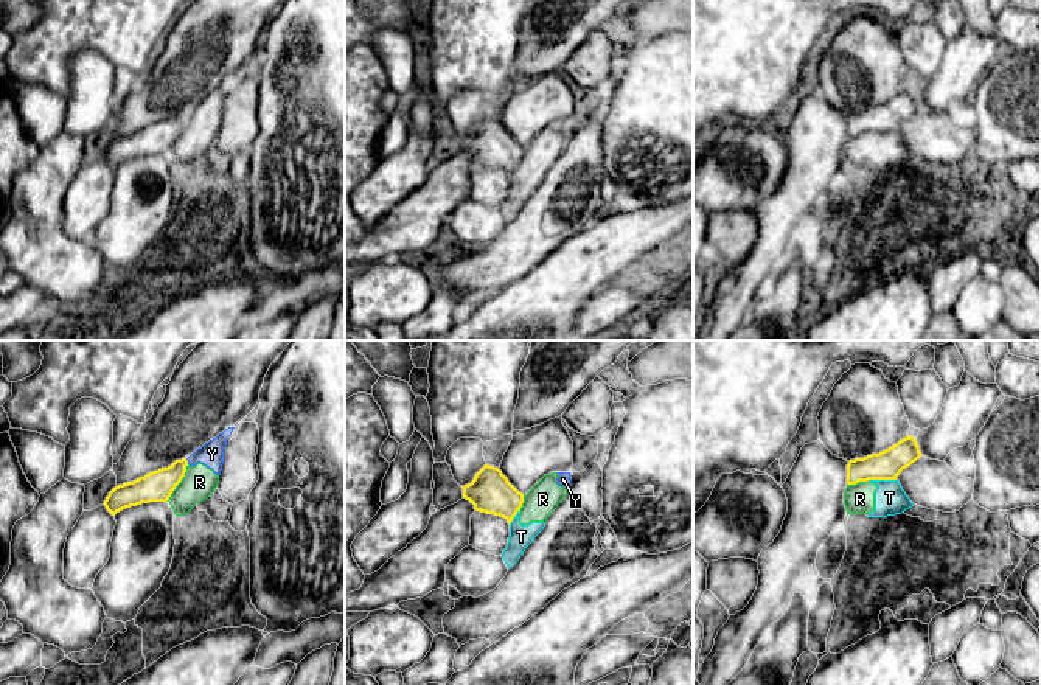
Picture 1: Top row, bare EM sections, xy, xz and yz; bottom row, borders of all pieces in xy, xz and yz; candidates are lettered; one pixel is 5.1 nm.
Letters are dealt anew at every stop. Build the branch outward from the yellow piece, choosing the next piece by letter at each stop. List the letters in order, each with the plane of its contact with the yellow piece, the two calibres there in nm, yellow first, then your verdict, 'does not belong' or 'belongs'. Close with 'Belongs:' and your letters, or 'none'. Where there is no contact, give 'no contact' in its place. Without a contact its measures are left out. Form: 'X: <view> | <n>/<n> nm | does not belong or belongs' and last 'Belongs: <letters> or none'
R: xy | 160/170 nm | does not belong
T: yz | 160/160 nm | does not belong
Y: xy | 160/130 nm | does not belong
Belongs: none

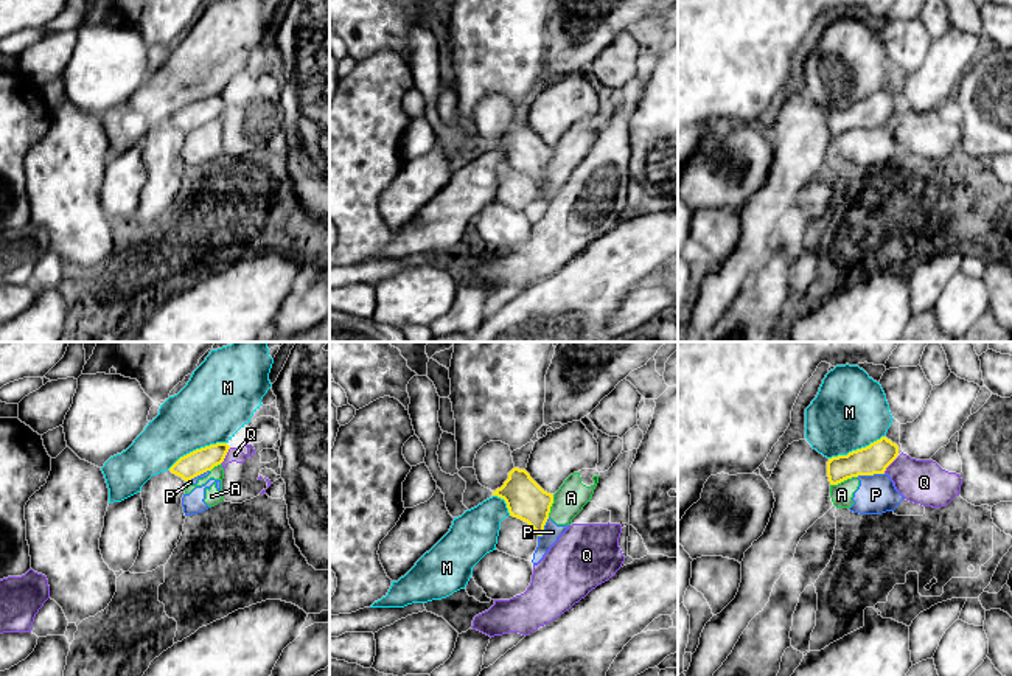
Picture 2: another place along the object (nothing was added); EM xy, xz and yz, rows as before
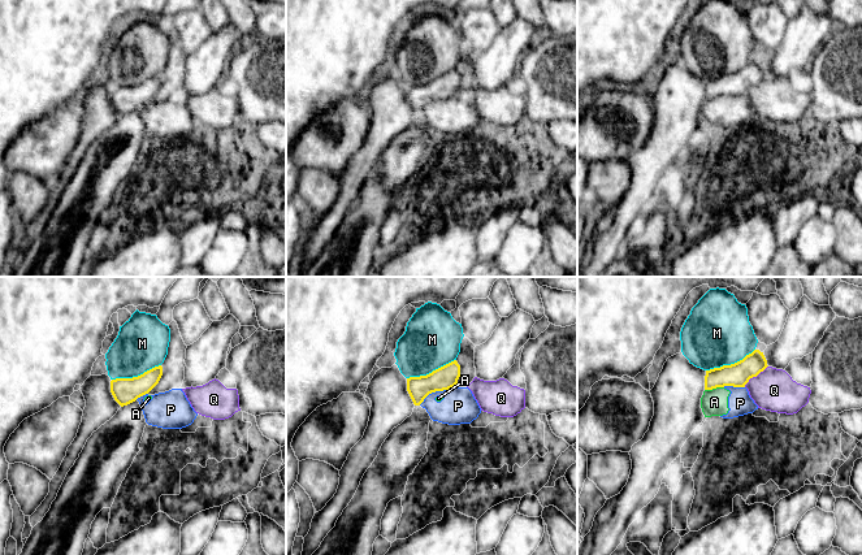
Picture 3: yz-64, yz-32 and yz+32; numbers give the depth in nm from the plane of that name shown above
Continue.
A: xz | 200/160 nm | does not belong
M: xy | 130/360 nm | does not belong
P: yz | 160/200 nm | does not belong
Q: xy | 130/80 nm | does not belong
Belongs: none

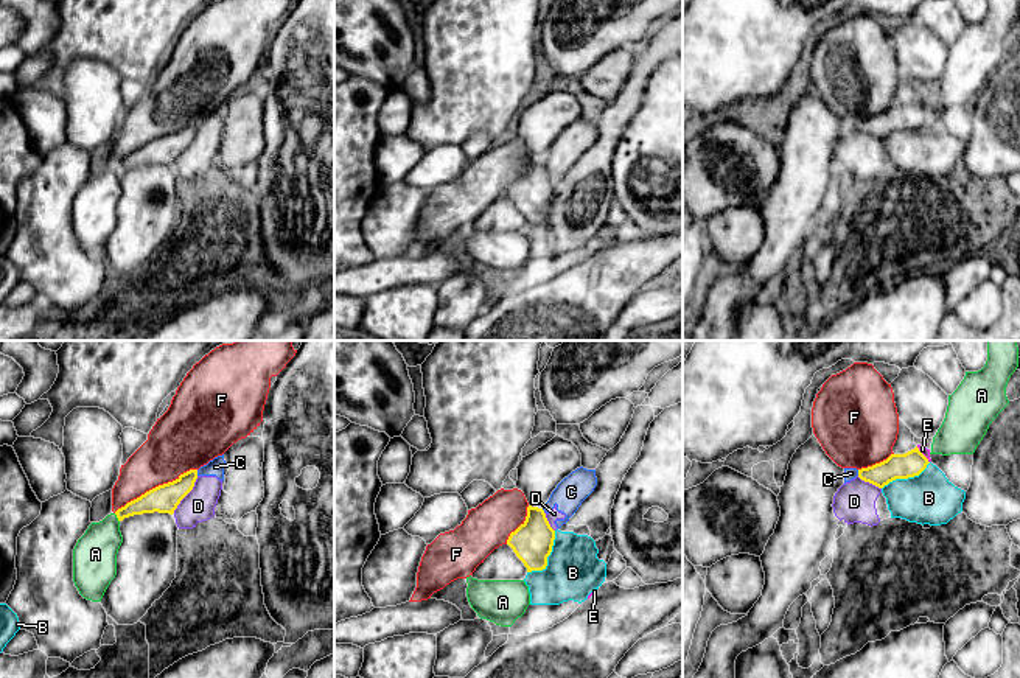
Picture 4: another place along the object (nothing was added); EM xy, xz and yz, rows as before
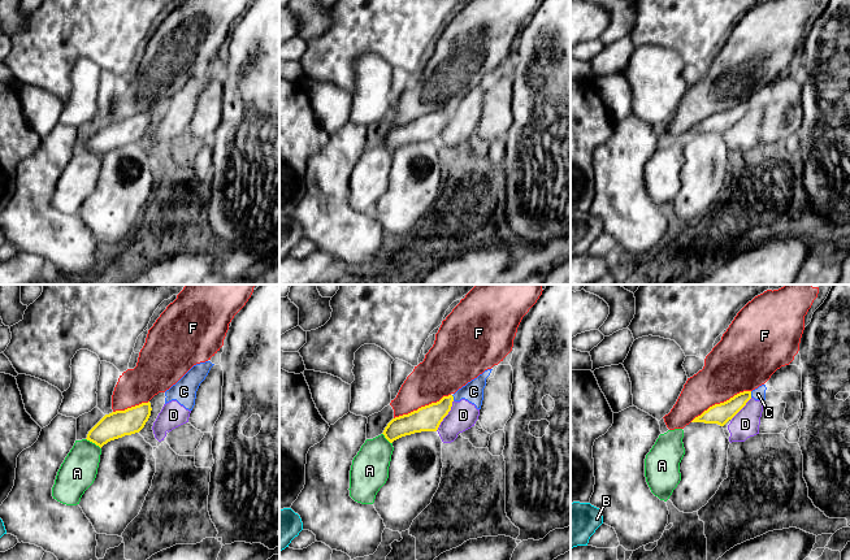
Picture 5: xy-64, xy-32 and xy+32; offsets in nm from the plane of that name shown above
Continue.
A: xy | 140/220 nm | does not belong
B: xz | 220/280 nm | does not belong
C: xy | 150/90 nm | does not belong
D: xy | 150/170 nm | does not belong
E: yz | 130/40 nm | belongs
F: xy | 150/300 nm | does not belong
Belongs: E

